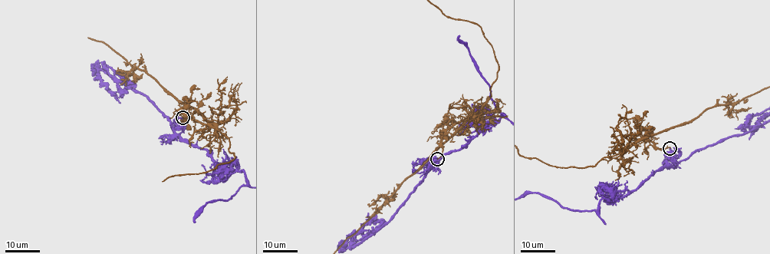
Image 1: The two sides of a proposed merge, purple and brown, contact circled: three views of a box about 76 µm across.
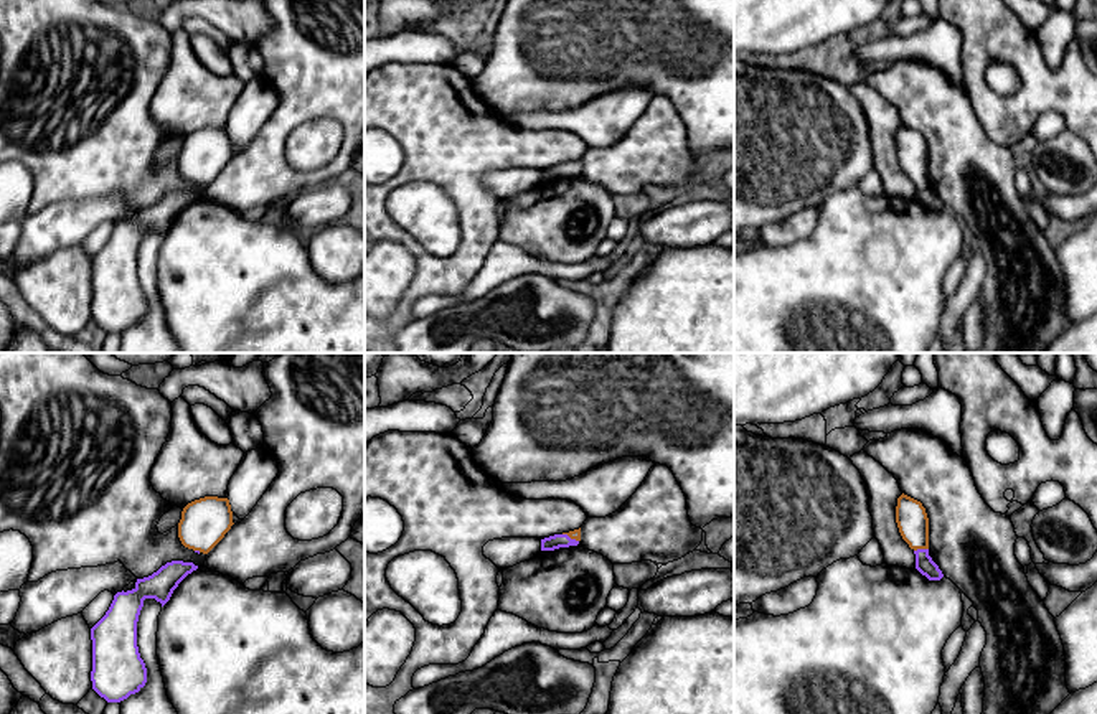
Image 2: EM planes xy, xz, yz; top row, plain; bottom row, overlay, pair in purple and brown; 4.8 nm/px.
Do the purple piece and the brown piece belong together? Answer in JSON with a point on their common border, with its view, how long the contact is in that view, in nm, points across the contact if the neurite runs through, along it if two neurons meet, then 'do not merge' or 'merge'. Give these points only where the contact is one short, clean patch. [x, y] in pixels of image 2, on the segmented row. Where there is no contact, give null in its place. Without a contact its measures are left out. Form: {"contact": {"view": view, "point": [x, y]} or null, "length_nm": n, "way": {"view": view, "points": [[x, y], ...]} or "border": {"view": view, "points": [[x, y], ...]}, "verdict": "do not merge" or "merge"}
{"contact": {"view": "yz", "point": [921, 549]}, "length_nm": 70, "verdict": "do not merge"}

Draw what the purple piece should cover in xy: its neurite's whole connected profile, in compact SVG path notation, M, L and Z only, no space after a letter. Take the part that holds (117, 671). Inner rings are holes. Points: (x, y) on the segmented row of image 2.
M172 561L148 577L137 579L135 587L117 592L106 615L91 628L92 640L92 689L107 702L120 702L139 693L147 683L147 668L137 646L137 622L145 599L155 599L162 607L170 600L178 584L198 566Z

